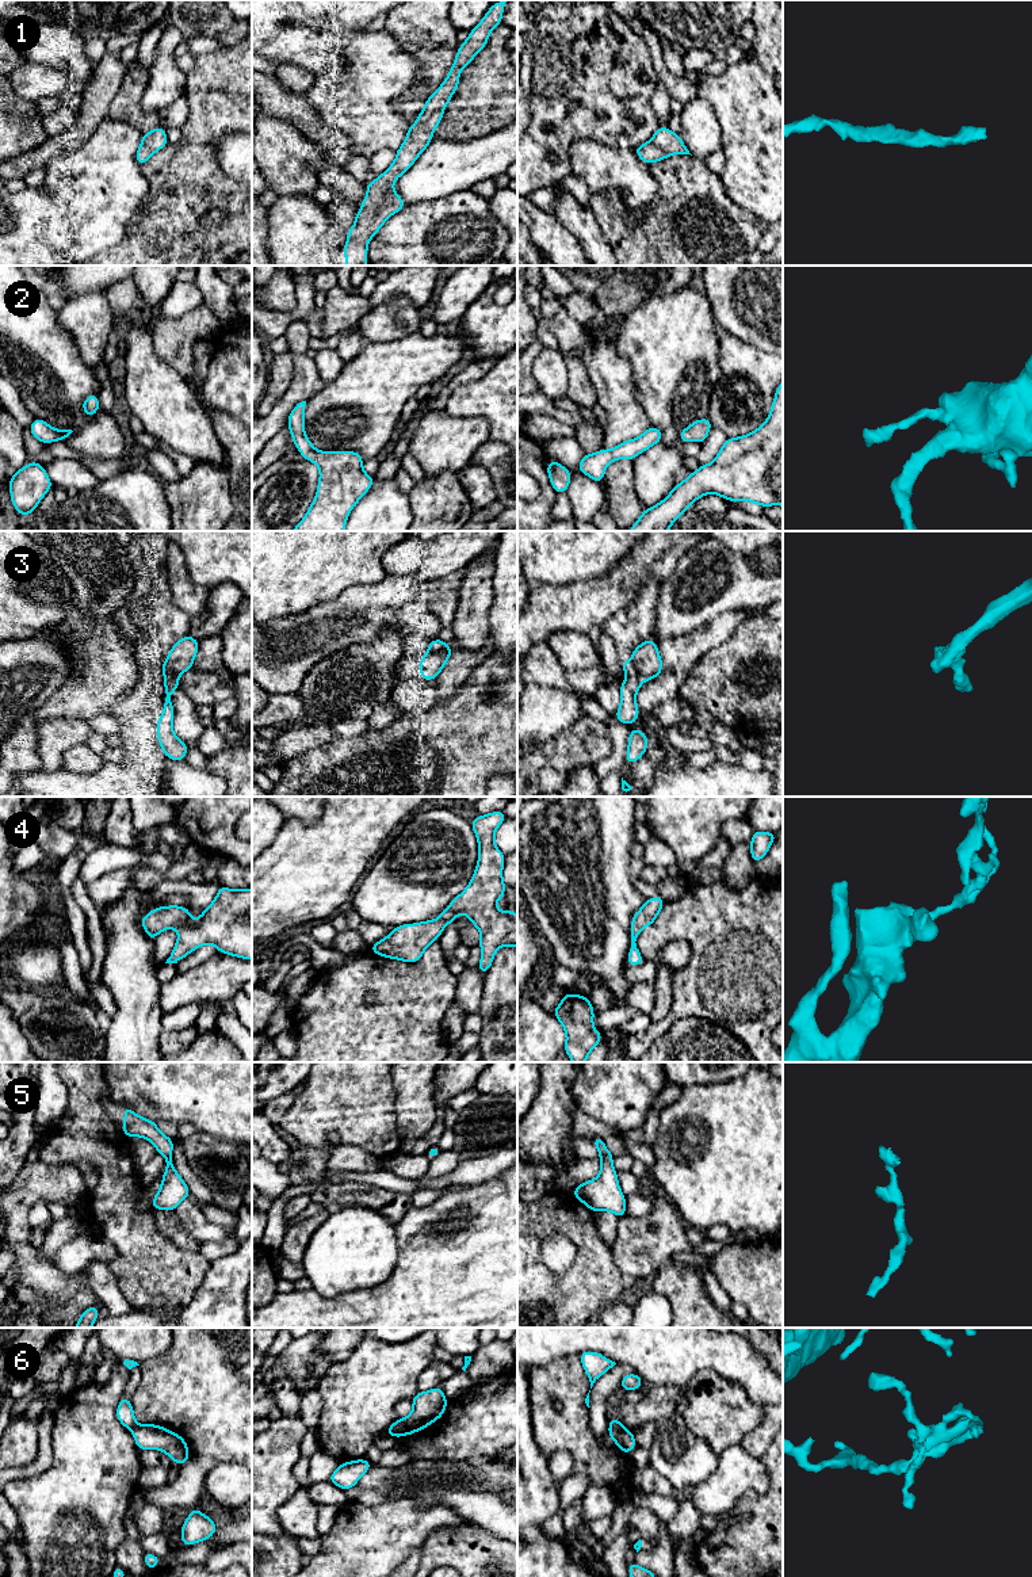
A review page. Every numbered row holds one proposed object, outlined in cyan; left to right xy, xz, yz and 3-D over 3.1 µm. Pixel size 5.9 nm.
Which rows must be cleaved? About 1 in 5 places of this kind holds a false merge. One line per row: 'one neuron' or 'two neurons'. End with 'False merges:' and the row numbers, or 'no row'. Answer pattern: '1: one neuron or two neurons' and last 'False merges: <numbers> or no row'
1: one neuron
2: one neuron
3: two neurons
4: one neuron
5: one neuron
6: two neurons
False merges: 3, 6

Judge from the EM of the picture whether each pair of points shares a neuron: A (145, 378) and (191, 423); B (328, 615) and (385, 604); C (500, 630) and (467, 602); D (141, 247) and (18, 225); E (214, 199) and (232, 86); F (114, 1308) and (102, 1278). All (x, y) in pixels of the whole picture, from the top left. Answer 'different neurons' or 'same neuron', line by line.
A: same neuron
B: same neuron
C: different neurons
D: different neurons
E: same neuron
F: same neuron

